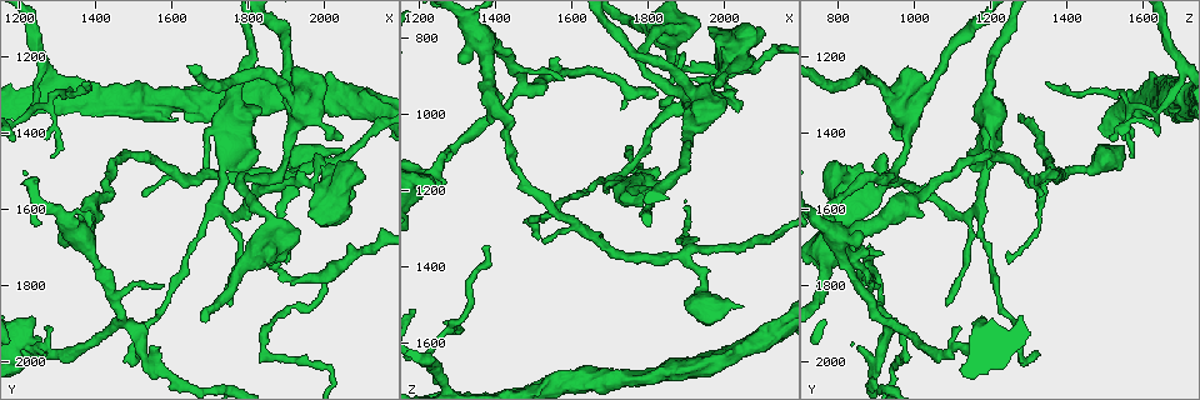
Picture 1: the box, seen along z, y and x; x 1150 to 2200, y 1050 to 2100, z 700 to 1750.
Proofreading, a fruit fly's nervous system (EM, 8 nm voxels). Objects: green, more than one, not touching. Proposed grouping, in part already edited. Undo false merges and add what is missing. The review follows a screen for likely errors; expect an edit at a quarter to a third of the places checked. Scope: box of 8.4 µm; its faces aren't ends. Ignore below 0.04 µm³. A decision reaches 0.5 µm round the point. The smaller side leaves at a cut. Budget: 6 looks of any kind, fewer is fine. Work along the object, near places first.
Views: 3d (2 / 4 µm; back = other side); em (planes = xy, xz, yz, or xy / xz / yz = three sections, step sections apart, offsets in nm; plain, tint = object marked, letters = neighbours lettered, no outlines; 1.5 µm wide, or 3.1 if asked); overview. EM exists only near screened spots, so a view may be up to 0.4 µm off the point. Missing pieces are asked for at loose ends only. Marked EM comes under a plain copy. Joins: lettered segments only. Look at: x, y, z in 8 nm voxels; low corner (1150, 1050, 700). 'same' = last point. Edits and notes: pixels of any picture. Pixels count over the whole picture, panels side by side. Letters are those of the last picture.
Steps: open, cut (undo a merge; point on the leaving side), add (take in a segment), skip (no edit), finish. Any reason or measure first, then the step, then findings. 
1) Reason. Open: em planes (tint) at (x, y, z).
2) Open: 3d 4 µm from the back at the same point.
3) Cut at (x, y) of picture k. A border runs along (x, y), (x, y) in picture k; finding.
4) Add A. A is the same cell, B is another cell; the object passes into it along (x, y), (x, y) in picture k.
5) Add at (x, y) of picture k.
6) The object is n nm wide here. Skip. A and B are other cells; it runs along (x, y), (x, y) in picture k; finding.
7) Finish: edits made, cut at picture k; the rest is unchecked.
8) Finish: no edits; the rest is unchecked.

A narrow waist. Open: 3d 4 µm at (1225, 1350, 1640).

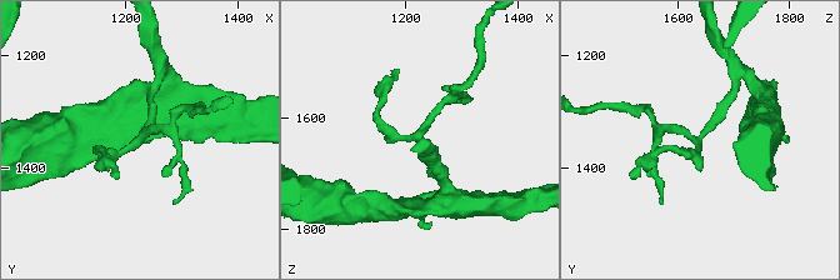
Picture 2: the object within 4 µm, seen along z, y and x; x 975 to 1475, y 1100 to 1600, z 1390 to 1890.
Shape alone is not enough. Open: em planes (letters) at (1225, 1345, 1640).

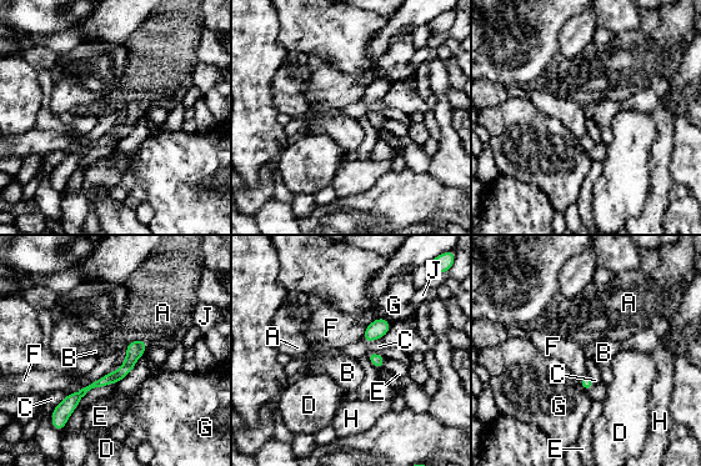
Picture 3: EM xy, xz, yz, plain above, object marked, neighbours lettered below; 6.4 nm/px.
The object is 110 nm wide here. Skip. A, B, C, D, E, F, G, H and J are other cells; it runs along (143, 344), (115, 377), (90, 386), (71, 402) in picture 3; continuous, no second neuron.

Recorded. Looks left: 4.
Tapers out. Open: 3d 4 µm at (1380, 1270, 1340).

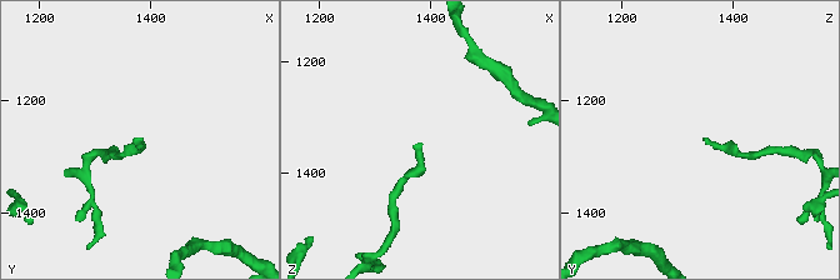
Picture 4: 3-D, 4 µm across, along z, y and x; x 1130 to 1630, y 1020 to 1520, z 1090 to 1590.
Open: em planes (tint) at (1380, 1265, 1345).

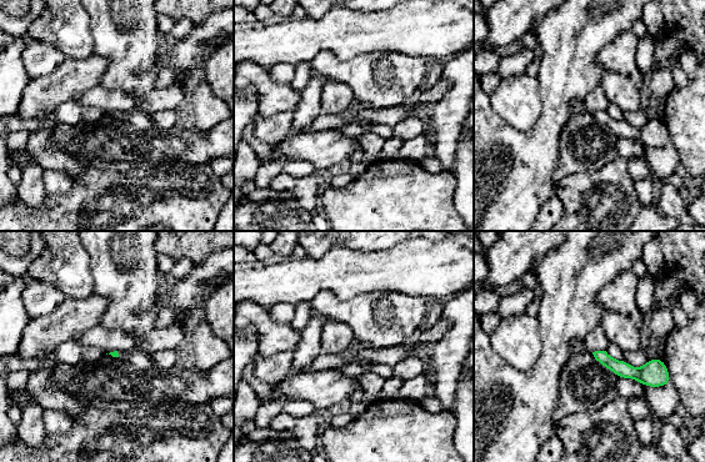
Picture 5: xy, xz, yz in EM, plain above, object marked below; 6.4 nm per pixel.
Open: em planes (letters) at the same point.

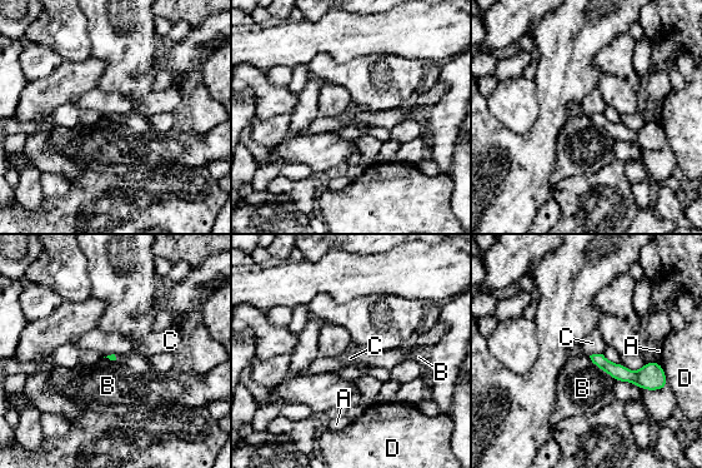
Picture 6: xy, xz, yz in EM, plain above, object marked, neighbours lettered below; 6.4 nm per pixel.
Skip. A, B, C and D are other cells; a border runs along (602, 353), (588, 356) in picture 6; no lettered segment goes on from it.

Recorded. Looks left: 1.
Finish: no edits; the rest is unchecked.

